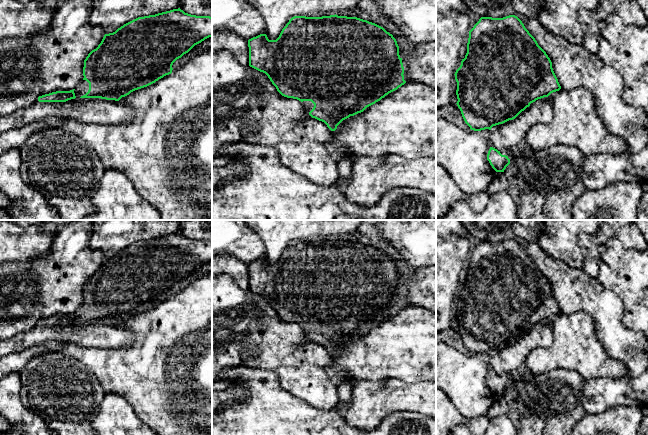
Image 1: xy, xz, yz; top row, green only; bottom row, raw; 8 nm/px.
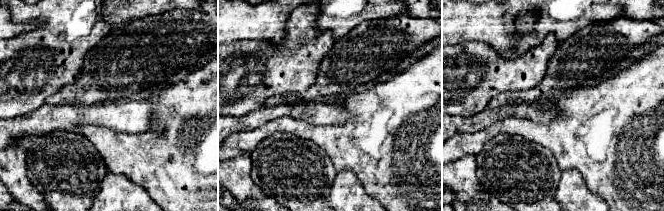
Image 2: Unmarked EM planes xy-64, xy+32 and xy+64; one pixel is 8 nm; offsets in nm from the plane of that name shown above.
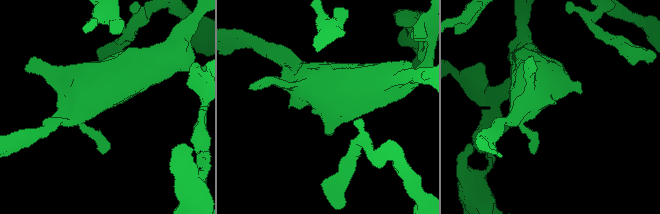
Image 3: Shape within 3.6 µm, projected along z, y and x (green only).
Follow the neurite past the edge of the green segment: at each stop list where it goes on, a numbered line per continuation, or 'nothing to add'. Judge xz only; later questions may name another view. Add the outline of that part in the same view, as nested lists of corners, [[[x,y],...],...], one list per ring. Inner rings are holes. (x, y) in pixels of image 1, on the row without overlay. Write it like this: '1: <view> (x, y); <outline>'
1: xz (308, 329); [[[303,325],[302,328],[307,337],[309,337],[314,331],[314,328],[311,325]]]

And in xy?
1: xy (82, 312); [[[82,304],[74,314],[76,322],[80,322],[85,319],[89,314],[89,307],[86,304]]]

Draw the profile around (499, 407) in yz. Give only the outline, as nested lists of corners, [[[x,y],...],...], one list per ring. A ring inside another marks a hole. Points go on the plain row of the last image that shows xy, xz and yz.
[[[496,396],[487,412],[487,416],[491,419],[502,415],[507,415],[509,410],[510,407],[507,405],[504,396]]]

